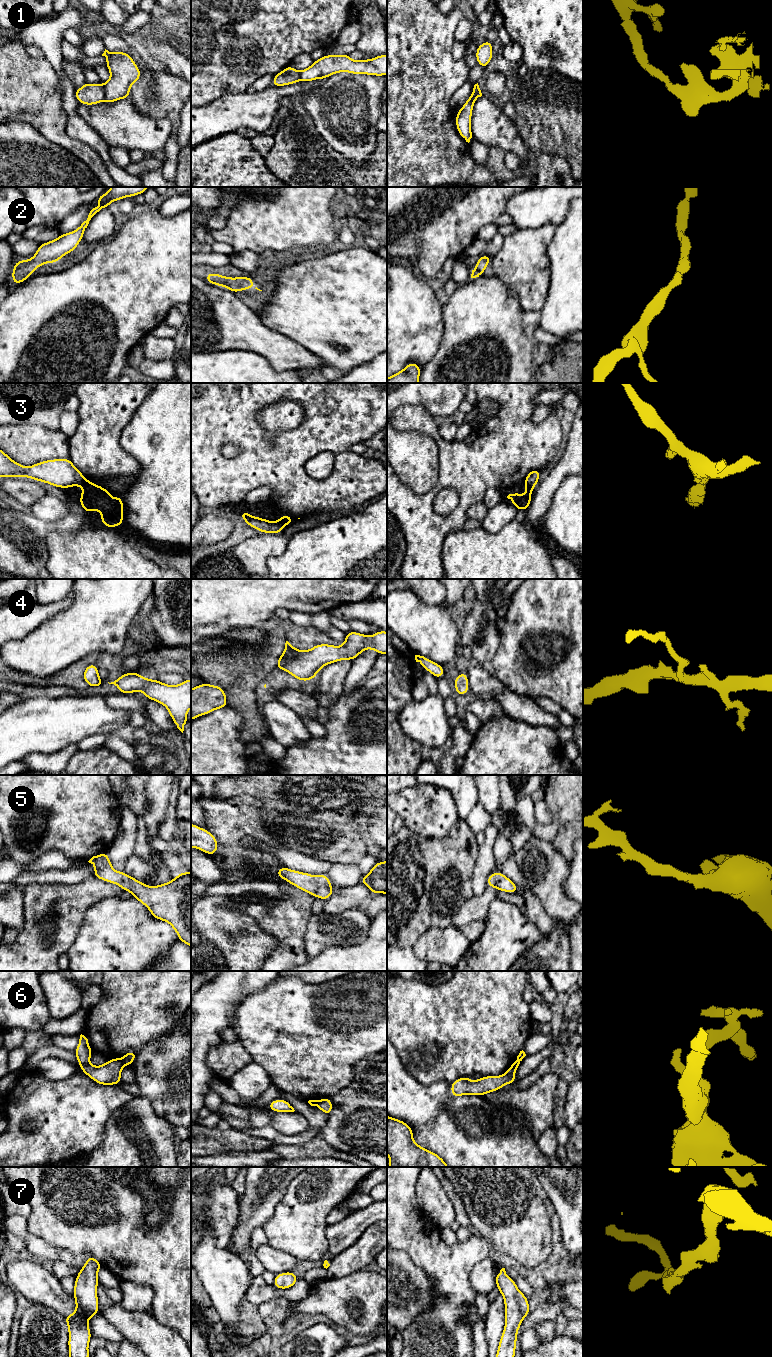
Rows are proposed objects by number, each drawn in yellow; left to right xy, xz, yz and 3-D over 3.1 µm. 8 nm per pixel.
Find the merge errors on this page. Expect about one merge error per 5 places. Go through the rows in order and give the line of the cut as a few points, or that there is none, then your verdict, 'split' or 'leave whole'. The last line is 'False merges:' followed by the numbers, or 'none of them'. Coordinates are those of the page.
1: cut in xy along (102, 84), (104, 99); split
2: no cut; leave whole
3: cut in yz along (524, 483), (532, 489); split
4: no cut; leave whole
5: no cut; leave whole
6: cut in xy along (121, 1059), (125, 1064); split
7: no cut; leave whole
False merges: 1, 3, 6

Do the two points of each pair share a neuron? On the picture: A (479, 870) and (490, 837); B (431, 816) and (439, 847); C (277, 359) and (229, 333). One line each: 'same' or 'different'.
A: same
B: different
C: same

